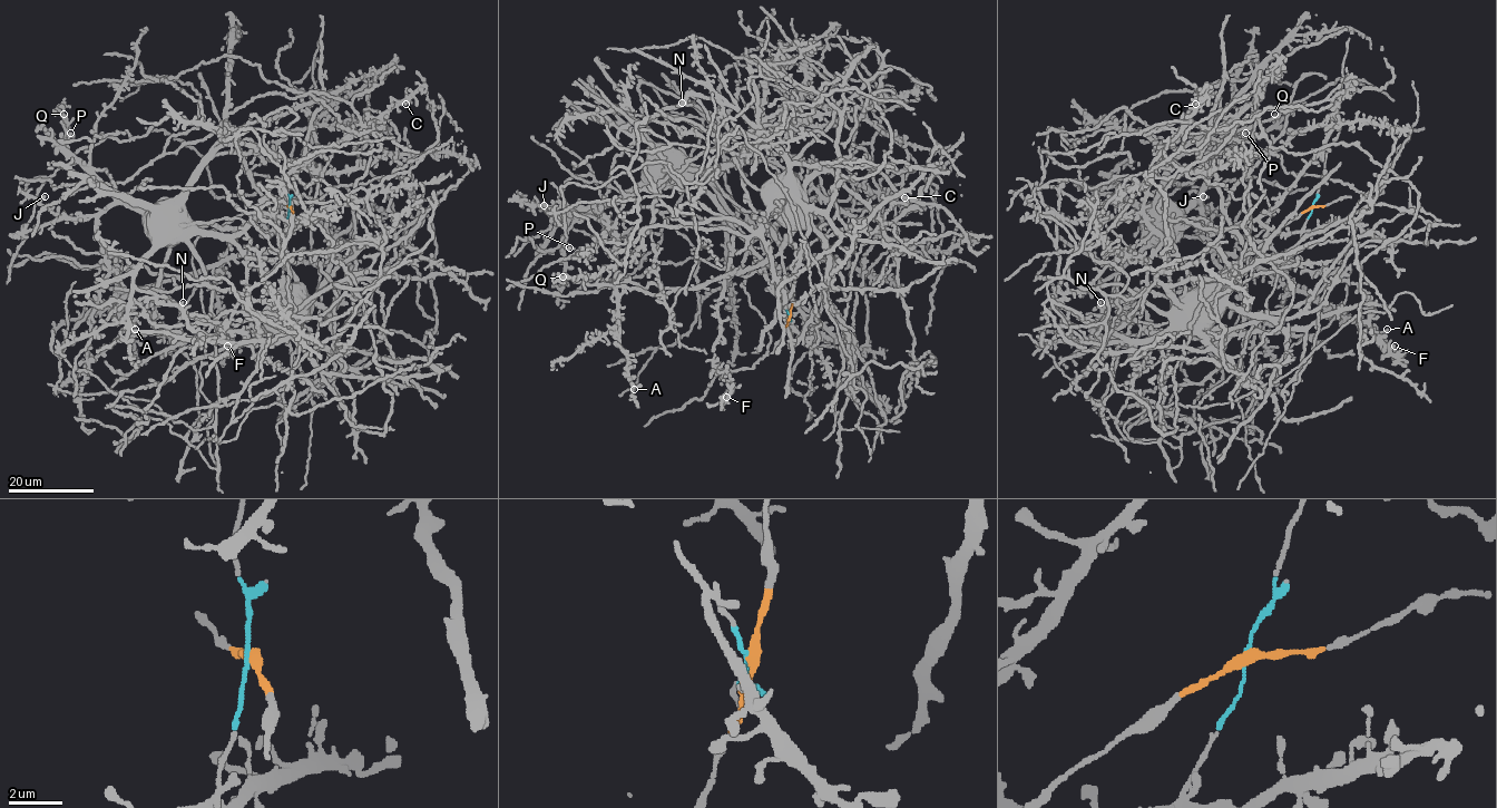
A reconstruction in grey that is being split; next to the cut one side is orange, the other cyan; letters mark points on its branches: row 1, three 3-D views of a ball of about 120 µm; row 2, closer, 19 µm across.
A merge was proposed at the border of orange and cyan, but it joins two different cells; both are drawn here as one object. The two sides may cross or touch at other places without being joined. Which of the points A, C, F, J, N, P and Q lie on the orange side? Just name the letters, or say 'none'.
N

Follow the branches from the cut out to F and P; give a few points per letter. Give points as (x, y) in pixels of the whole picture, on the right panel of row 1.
F: (1312, 206), (1297, 232), (1256, 221), (1231, 231), (1354, 283), (1372, 333), (1393, 346)
P: (1312, 206), (1303, 227), (1289, 233), (1255, 221), (1178, 224), (1211, 162), (1245, 133)

